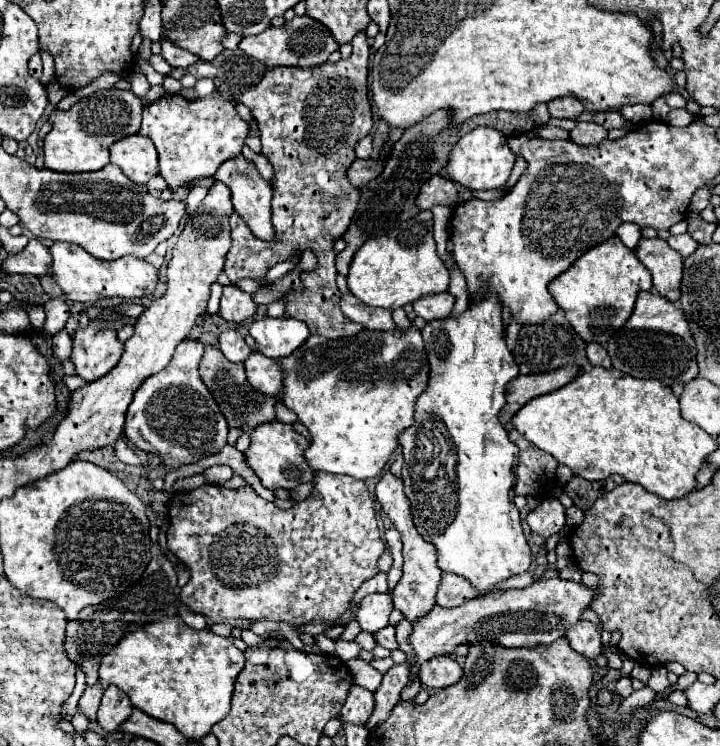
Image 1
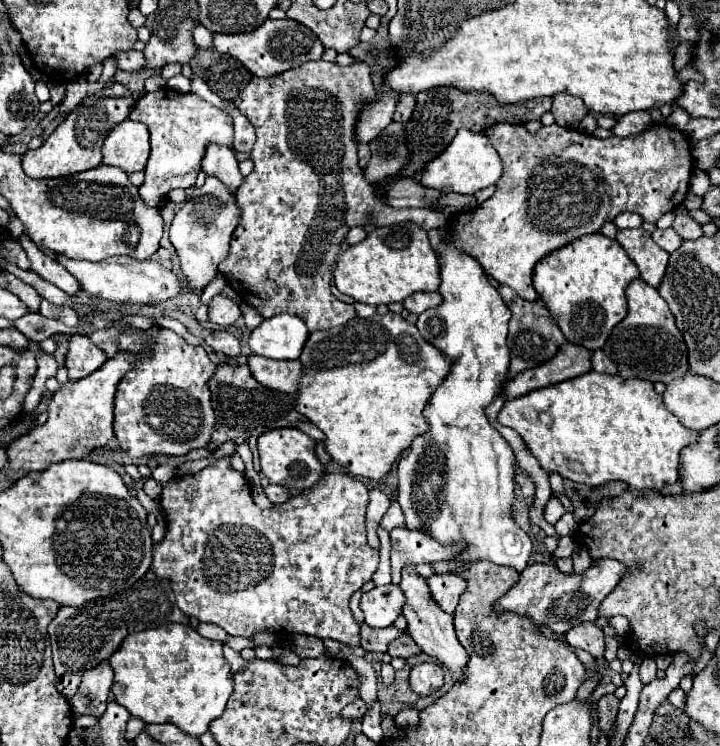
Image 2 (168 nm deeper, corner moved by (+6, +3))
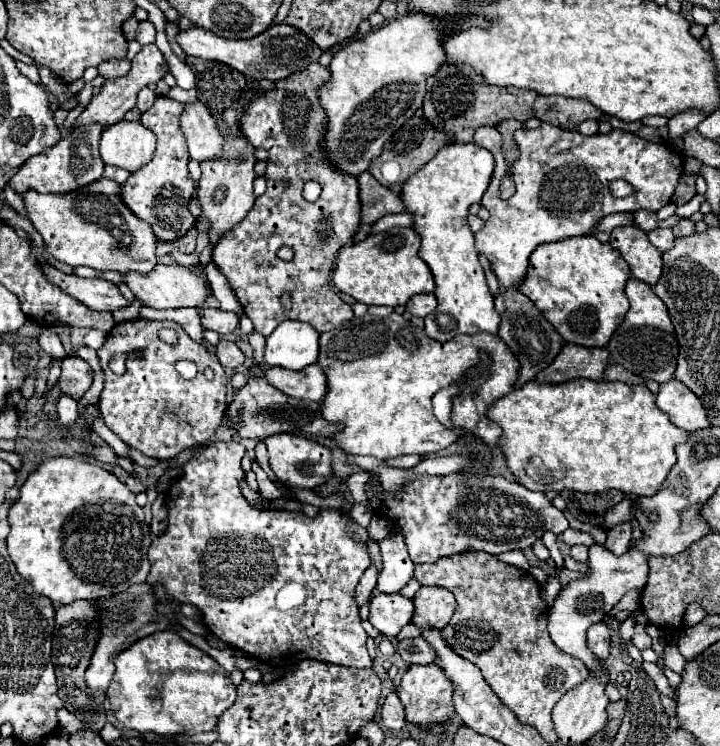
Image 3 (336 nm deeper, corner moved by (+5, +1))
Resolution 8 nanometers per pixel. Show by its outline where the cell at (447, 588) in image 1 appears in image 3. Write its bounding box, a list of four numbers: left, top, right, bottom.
[411,586,455,630]

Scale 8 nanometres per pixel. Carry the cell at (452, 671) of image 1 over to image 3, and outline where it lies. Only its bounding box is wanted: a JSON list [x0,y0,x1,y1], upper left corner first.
[395,664,455,728]

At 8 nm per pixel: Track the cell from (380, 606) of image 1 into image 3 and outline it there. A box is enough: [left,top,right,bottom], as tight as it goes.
[369,594,413,636]

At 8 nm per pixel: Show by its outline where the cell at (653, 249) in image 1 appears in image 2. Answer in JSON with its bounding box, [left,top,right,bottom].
[616,228,668,288]

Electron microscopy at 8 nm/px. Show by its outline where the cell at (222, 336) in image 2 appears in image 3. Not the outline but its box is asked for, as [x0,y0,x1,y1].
[215,340,245,370]

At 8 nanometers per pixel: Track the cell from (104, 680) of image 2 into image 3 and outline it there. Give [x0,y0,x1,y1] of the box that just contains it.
[85,582,171,690]

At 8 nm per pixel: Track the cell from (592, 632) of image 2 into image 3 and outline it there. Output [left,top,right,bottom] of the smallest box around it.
[587,622,611,660]

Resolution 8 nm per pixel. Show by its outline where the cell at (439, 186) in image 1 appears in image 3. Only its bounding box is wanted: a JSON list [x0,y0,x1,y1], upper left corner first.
[353,172,403,240]

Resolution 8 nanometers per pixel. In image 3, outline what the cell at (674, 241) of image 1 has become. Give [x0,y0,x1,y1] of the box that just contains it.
[647,228,675,252]

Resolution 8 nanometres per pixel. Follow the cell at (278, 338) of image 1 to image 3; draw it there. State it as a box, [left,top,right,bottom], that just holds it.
[265,320,319,370]

